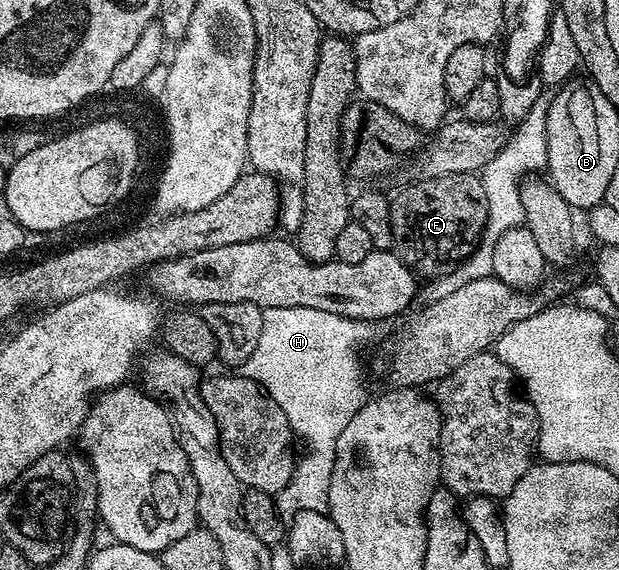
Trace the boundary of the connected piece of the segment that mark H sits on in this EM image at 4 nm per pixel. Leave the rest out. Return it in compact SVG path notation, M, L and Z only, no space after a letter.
M304 306L267 308L263 311L262 317L264 318L264 330L260 330L260 342L256 342L256 350L252 350L252 358L248 358L248 362L244 362L240 366L241 375L252 378L257 384L262 385L264 391L274 399L276 406L280 406L280 410L284 410L284 418L288 418L290 429L294 431L295 437L297 437L301 443L302 440L306 443L306 456L299 455L297 457L294 473L288 482L288 486L284 486L284 490L277 493L276 503L278 511L282 514L293 514L300 510L322 510L326 508L328 486L332 478L336 438L340 438L340 430L344 430L344 426L348 426L348 422L352 422L354 415L366 404L368 399L368 393L366 393L366 376L362 373L362 360L358 357L358 351L365 346L366 340L373 338L374 332L370 329L373 327L365 320L353 320L352 318L344 318L340 314L328 314L328 310L308 310Z

